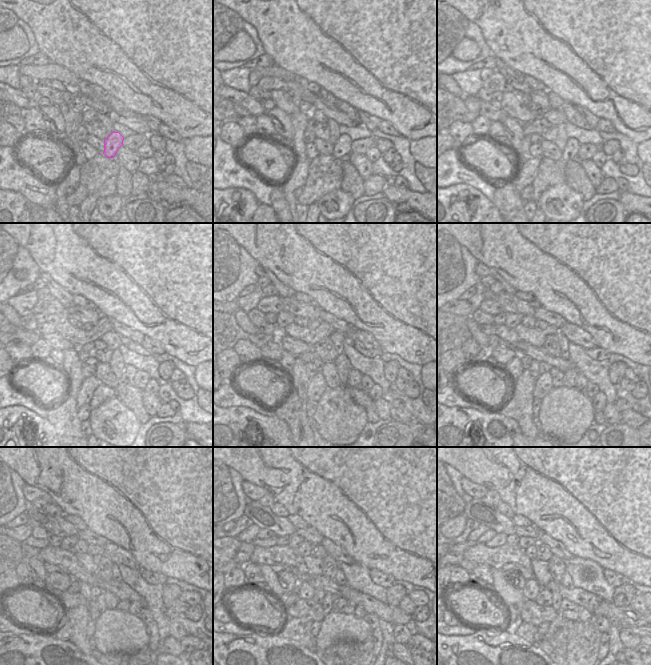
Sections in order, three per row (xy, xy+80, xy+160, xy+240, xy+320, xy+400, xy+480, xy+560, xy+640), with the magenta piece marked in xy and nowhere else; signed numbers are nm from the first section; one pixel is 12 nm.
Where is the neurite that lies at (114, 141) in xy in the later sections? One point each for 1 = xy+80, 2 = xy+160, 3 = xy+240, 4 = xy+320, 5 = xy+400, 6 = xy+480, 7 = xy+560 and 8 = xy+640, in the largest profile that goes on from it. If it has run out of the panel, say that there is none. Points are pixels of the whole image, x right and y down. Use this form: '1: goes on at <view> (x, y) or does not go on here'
1: goes on at xy+80 (342, 148)
2: goes on at xy+160 (570, 151)
3: goes on at xy+240 (128, 377)
4: goes on at xy+320 (354, 380)
5: goes on at xy+400 (581, 381)
6: goes on at xy+480 (135, 607)
7: goes on at xy+560 (359, 611)
8: goes on at xy+640 (584, 616)

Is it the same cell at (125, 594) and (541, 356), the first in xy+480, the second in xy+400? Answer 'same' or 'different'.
same

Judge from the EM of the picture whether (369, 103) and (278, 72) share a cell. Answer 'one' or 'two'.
two

